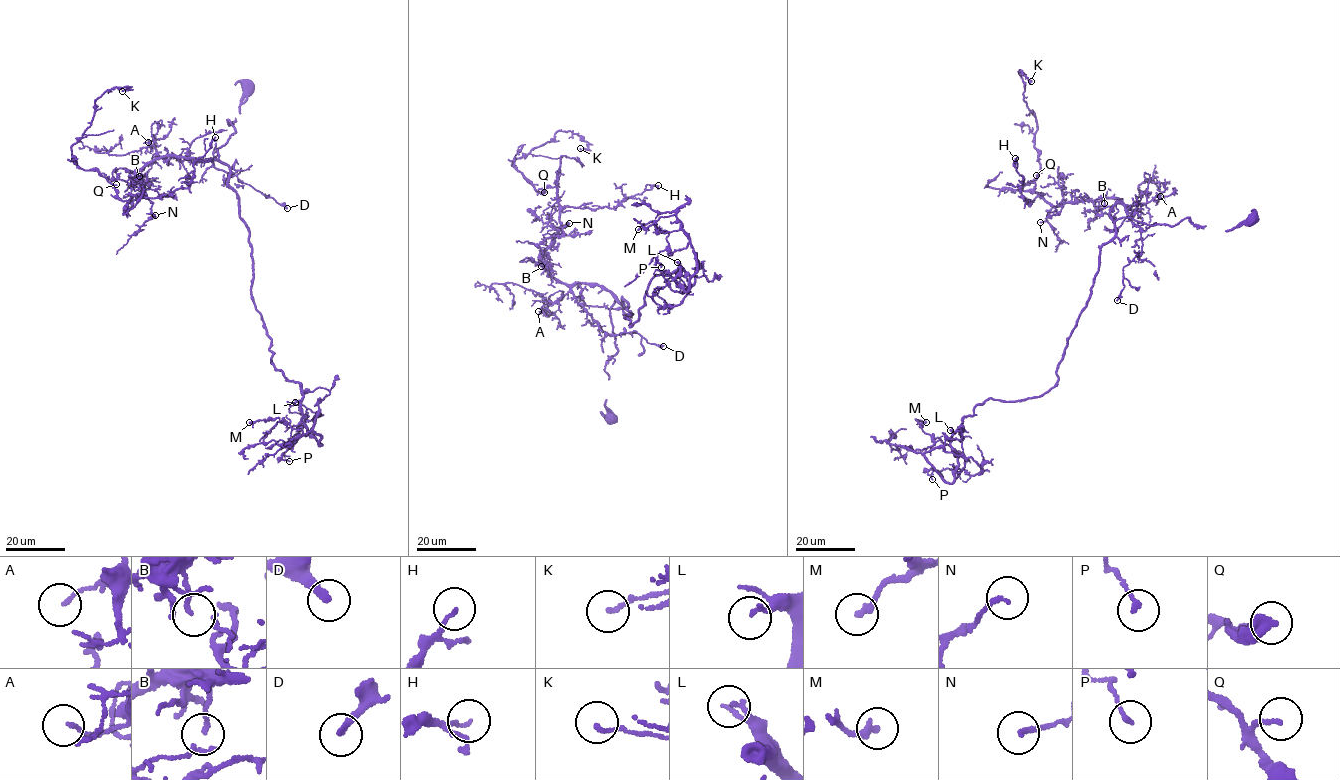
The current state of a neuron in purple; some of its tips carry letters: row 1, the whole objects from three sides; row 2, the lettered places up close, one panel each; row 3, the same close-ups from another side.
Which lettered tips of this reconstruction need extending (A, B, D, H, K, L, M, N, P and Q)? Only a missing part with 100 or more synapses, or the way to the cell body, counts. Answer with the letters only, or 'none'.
none

